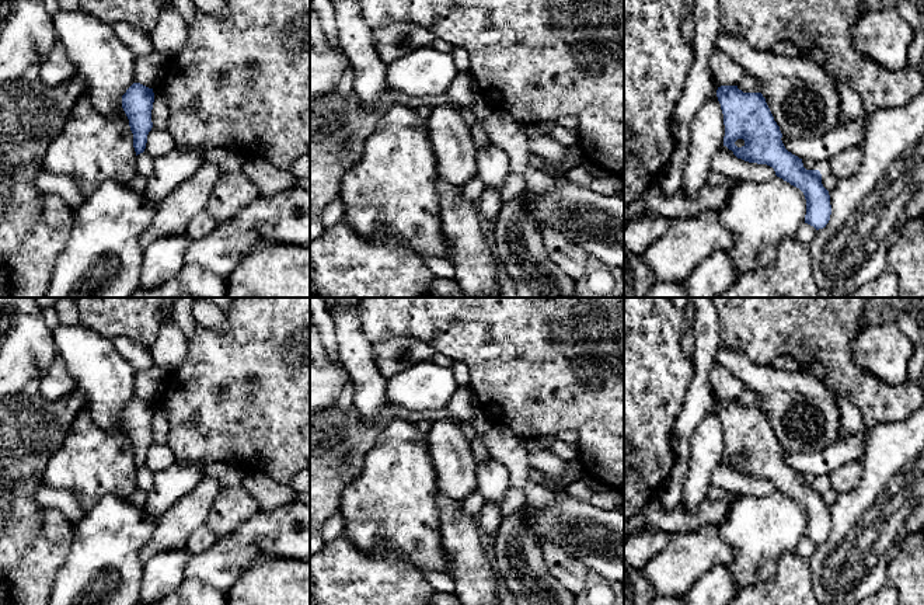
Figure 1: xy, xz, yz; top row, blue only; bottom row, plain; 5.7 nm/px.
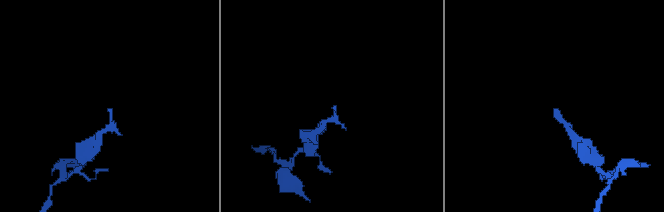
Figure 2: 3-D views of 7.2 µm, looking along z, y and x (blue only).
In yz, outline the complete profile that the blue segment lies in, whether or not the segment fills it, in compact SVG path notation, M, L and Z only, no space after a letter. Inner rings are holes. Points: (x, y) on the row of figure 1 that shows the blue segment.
M721 86L716 97L723 114L723 146L738 159L773 167L777 177L799 188L806 199L805 223L816 230L826 227L831 205L822 174L819 170L806 170L802 159L785 149L780 126L763 94Z

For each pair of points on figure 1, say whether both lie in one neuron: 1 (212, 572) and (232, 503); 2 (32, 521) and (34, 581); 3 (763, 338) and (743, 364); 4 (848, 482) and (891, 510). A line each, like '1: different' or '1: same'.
1: different
2: same
3: different
4: different

